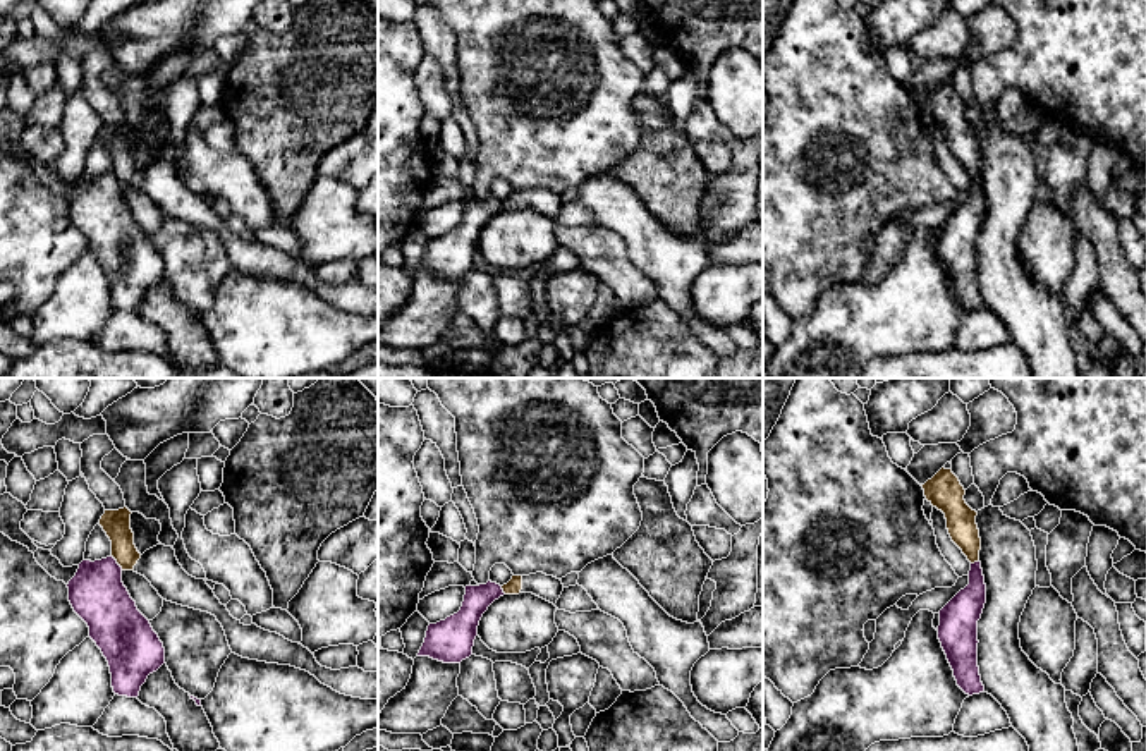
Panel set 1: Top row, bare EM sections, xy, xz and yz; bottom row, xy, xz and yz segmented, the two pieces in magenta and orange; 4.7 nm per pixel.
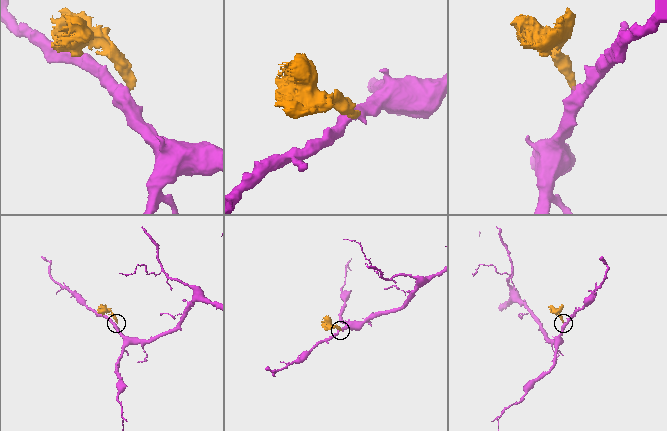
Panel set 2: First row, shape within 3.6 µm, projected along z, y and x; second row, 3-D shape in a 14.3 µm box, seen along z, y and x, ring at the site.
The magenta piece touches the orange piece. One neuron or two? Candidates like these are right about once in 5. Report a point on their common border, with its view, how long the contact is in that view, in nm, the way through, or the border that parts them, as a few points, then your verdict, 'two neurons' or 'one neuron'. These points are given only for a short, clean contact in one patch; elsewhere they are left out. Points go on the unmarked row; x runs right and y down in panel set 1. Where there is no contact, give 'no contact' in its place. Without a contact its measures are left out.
contact xy (115, 177); length 90 nm; border xy (110, 170), (122, 184); two neurons

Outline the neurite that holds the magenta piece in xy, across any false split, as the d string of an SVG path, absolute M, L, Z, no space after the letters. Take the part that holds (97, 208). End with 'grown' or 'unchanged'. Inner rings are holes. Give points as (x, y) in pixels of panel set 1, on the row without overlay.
M110 170L82 175L69 196L69 217L101 265L119 311L137 313L148 290L165 278L165 263L122 198L122 182Z; unchanged

